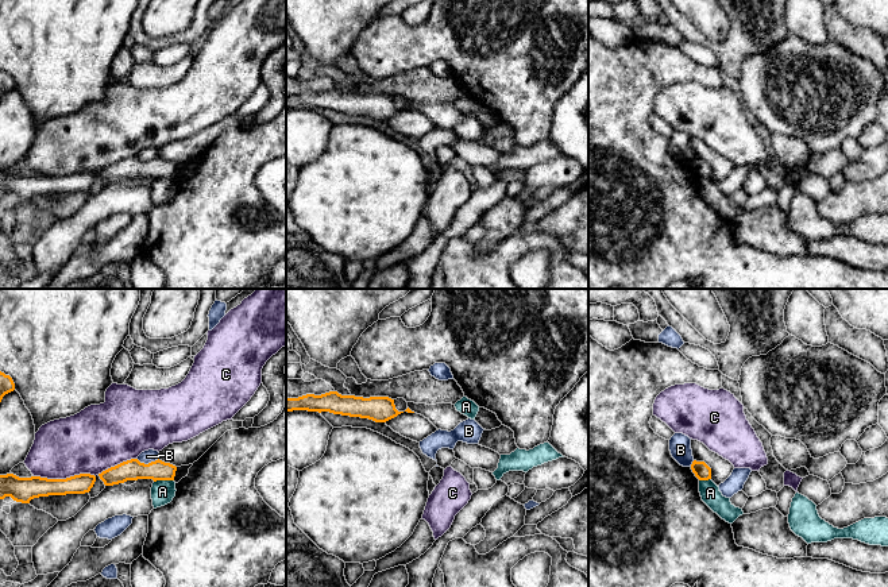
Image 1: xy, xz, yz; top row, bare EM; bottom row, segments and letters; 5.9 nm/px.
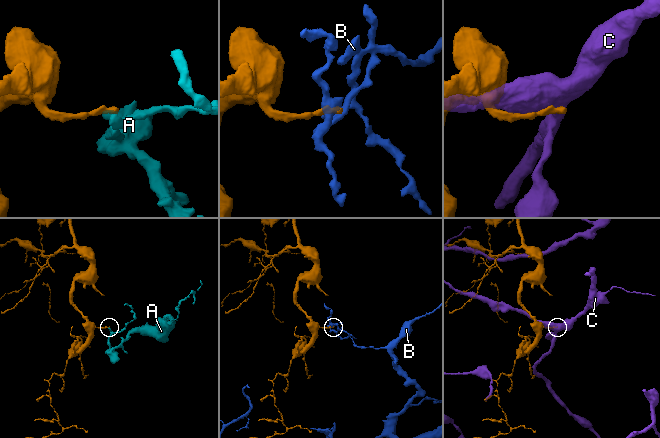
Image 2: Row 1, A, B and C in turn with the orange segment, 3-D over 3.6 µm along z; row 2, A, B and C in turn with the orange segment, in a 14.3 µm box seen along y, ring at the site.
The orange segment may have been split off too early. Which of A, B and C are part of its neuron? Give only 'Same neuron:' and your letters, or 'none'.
Same neuron: none

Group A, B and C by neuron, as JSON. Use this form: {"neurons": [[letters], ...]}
{"neurons": [["A"], ["B"], ["C"]]}

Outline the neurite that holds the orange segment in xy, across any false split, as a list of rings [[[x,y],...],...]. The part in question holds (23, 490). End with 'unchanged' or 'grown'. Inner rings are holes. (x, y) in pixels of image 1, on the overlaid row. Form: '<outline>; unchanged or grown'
[[[13,474],[0,475],[0,499],[11,497],[16,502],[30,503],[31,499],[49,495],[85,494],[96,482],[90,474],[80,474],[66,479],[40,476],[19,478]]]; unchanged

